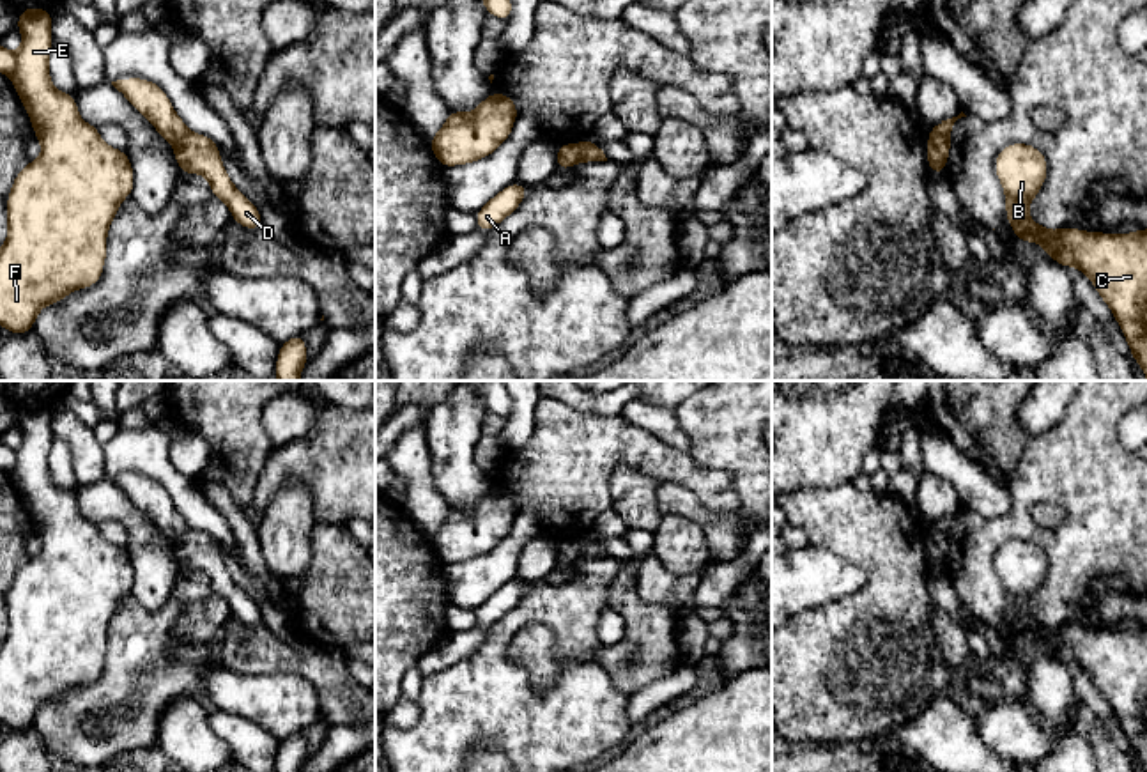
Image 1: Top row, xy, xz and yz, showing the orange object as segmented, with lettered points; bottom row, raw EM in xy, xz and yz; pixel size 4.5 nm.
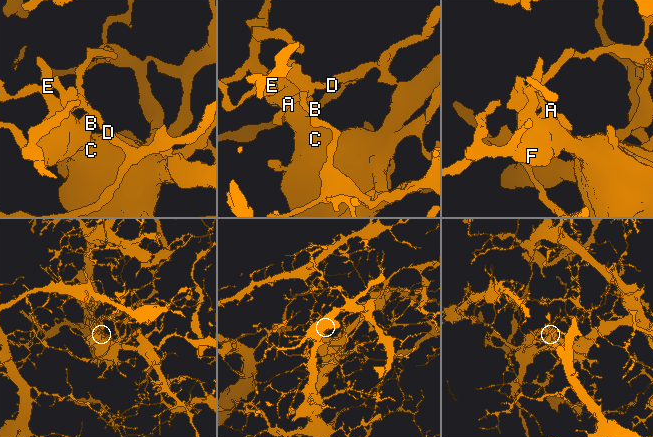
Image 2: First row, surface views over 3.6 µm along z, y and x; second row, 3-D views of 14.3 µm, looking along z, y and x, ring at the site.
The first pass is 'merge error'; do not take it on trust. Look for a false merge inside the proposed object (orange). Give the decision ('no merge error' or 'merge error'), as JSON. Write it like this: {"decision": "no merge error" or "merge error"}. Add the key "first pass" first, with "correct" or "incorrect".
{"first pass": "correct", "decision": "merge error"}

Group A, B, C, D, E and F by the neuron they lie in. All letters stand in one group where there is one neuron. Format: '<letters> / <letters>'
A / B C D E F

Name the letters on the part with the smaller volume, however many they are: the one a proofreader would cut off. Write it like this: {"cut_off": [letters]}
{"cut_off": ["A"]}

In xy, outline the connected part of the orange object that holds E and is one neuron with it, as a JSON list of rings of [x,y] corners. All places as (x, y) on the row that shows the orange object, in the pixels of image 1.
[[[32,5],[18,14],[16,25],[23,42],[16,51],[18,66],[11,74],[11,81],[30,117],[42,152],[16,174],[7,195],[9,234],[0,246],[0,326],[12,335],[32,331],[37,313],[46,305],[57,305],[69,292],[92,287],[101,280],[106,262],[108,228],[122,200],[135,188],[135,174],[126,151],[106,145],[99,136],[99,127],[81,120],[74,94],[65,94],[53,87],[50,80],[51,21],[50,11]]]

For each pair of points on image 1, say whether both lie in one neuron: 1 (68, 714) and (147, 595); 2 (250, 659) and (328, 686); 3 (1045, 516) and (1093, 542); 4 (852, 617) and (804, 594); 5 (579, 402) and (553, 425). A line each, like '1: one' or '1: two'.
1: two
2: one
3: two
4: two
5: two

